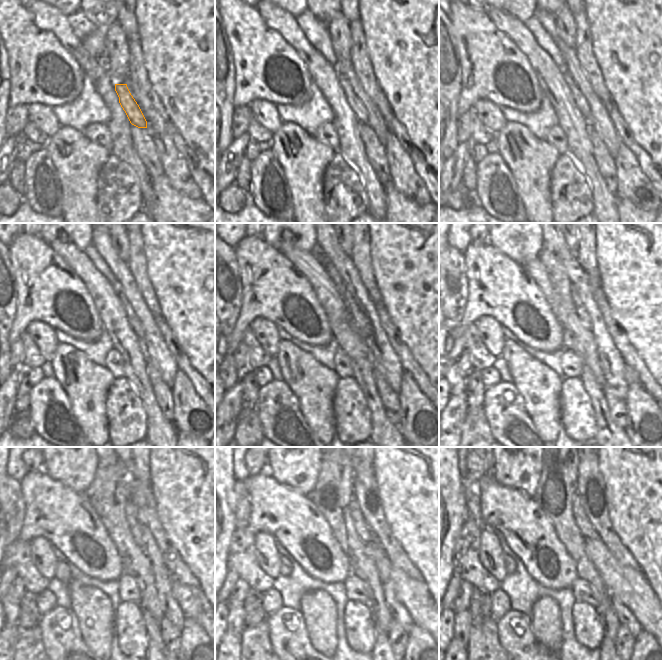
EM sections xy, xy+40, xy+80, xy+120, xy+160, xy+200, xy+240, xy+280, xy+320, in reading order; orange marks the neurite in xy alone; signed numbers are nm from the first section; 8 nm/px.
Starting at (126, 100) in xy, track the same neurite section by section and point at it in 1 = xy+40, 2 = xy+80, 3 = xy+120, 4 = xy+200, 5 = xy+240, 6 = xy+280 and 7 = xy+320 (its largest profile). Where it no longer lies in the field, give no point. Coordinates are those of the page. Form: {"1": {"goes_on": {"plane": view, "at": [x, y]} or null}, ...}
{"1": {"goes_on": {"plane": "xy+40", "at": [356, 105]}}, "2": {"goes_on": {"plane": "xy+80", "at": [580, 101]}}, "3": {"goes_on": {"plane": "xy+120", "at": [132, 319]}}, "4": {"goes_on": {"plane": "xy+200", "at": [579, 307]}}, "5": {"goes_on": {"plane": "xy+240", "at": [136, 527]}}, "6": {"goes_on": {"plane": "xy+280", "at": [363, 530]}}, "7": {"goes_on": {"plane": "xy+320", "at": [585, 526]}}}

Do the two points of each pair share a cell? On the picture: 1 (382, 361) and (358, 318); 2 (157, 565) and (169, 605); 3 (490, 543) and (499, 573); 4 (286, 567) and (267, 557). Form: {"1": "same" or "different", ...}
{"1": "different", "2": "same", "3": "same", "4": "different"}

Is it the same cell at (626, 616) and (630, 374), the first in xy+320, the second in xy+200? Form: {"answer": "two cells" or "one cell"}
{"answer": "two cells"}

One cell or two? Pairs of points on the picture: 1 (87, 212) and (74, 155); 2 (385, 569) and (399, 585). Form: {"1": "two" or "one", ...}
{"1": "one", "2": "one"}

